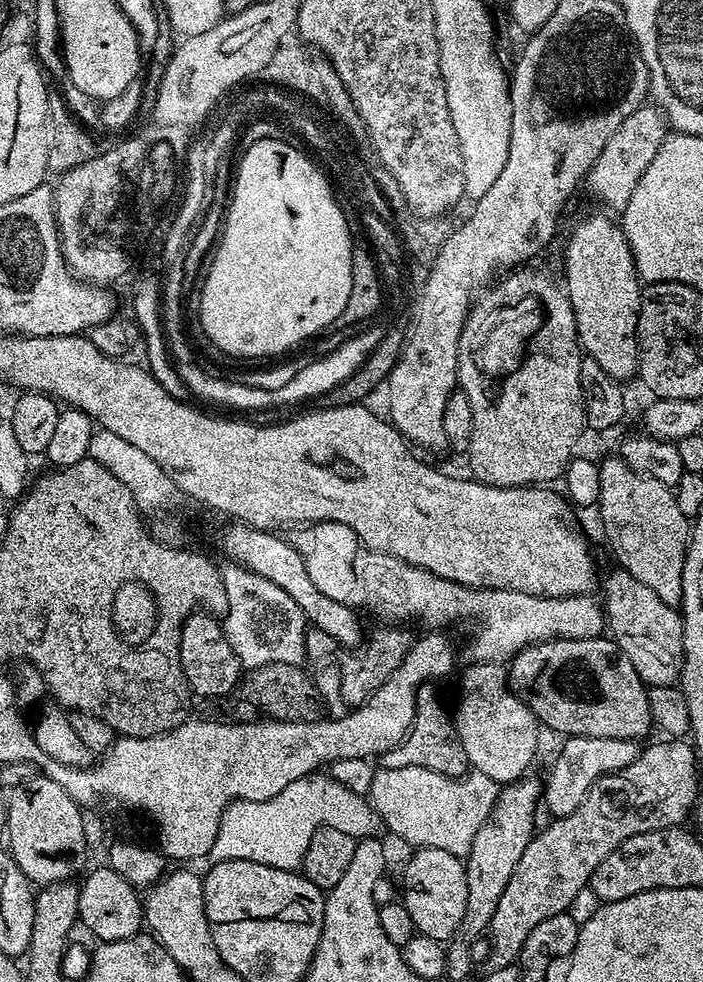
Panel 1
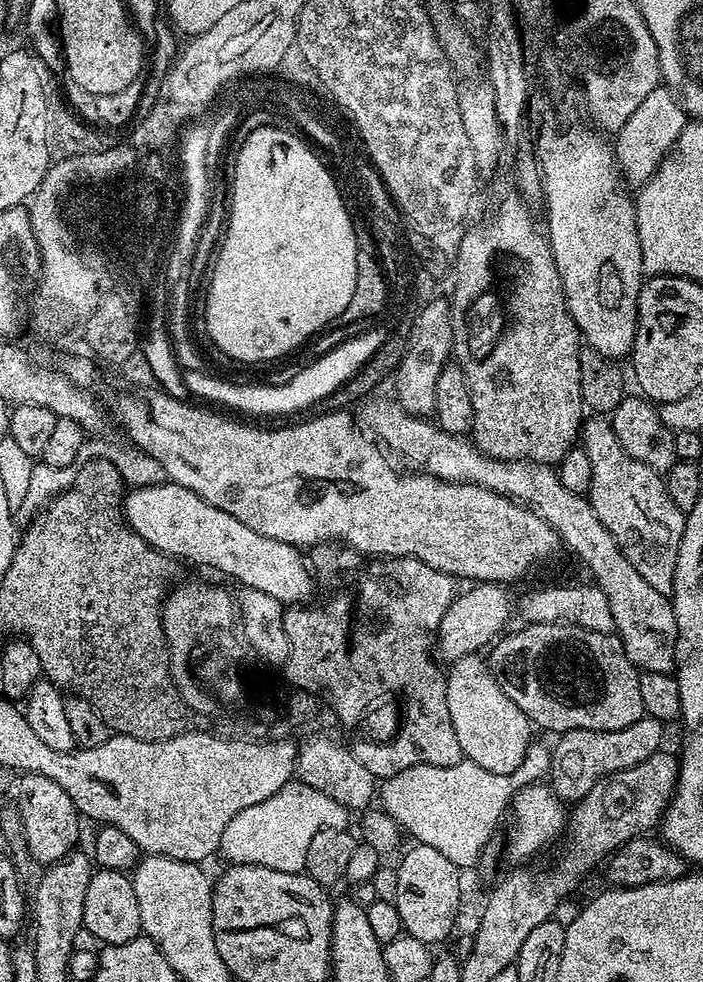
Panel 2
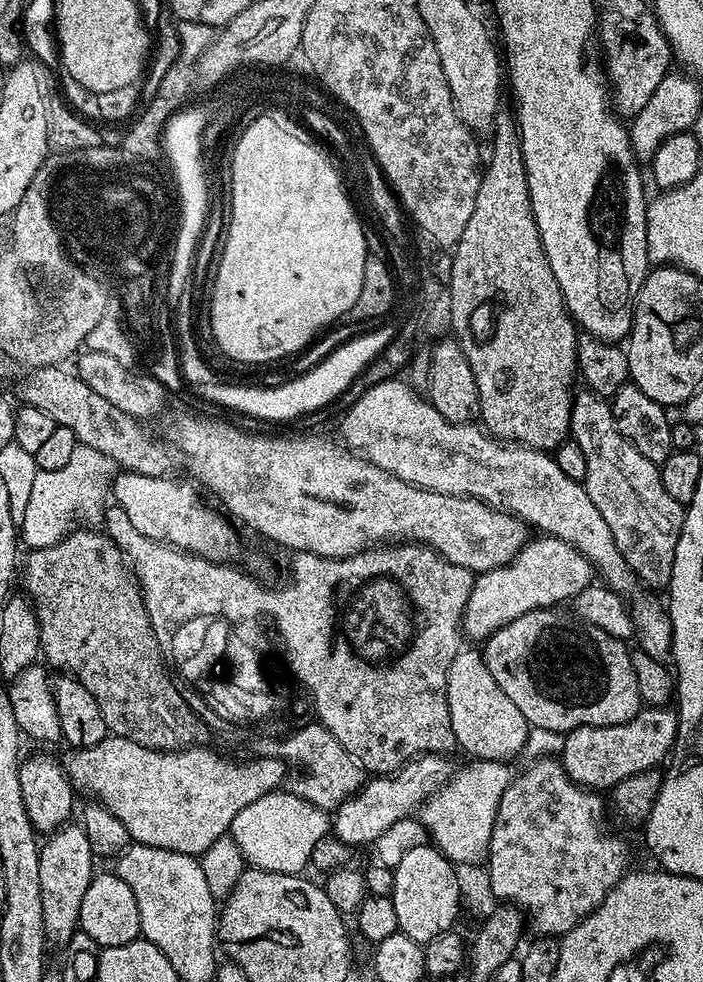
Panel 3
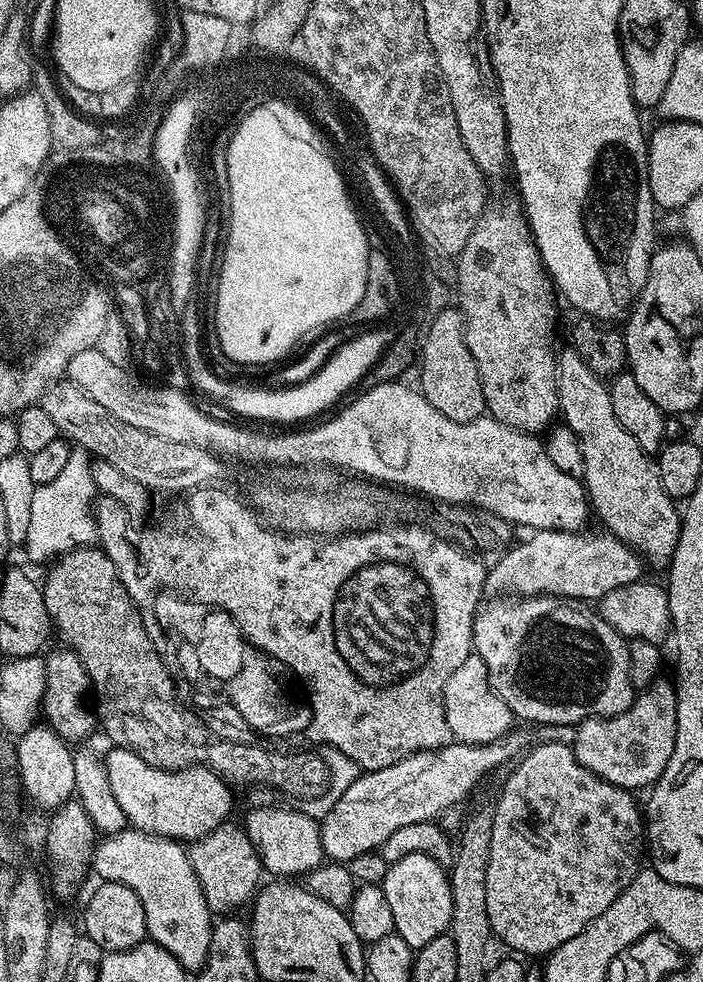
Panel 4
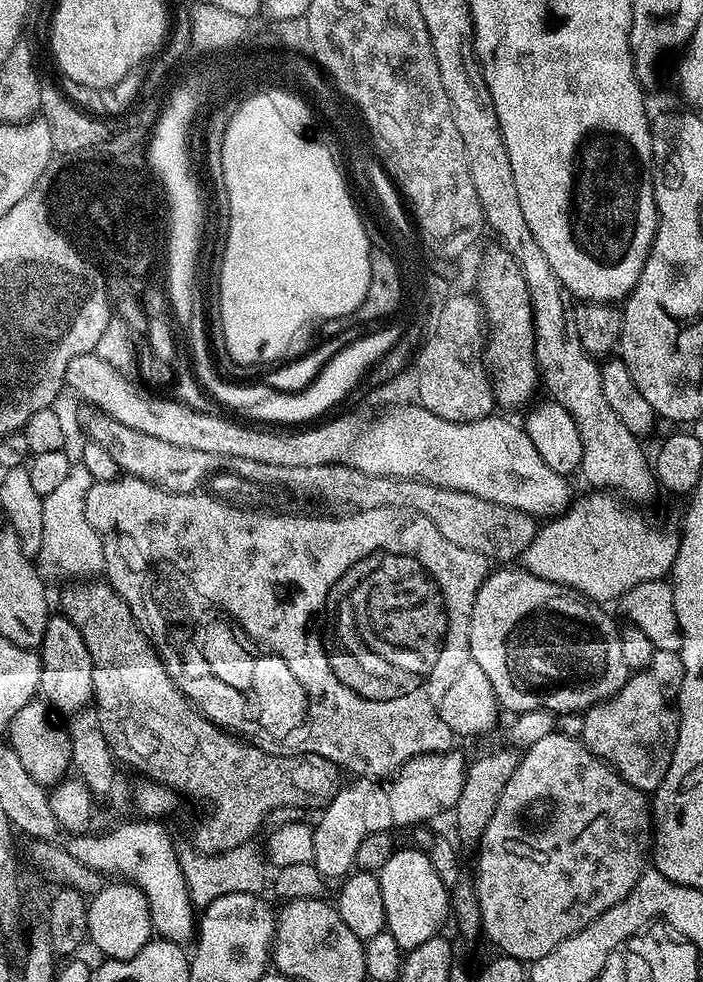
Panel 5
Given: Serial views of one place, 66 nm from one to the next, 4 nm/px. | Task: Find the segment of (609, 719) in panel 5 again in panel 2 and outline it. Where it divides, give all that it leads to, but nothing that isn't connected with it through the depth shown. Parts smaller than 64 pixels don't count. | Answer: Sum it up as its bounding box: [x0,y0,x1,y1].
[550,715,665,802]

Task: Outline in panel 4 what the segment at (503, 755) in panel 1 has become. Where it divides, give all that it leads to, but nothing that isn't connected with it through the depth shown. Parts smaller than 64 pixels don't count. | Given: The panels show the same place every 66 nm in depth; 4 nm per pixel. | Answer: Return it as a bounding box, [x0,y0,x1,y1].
[444,654,514,744]

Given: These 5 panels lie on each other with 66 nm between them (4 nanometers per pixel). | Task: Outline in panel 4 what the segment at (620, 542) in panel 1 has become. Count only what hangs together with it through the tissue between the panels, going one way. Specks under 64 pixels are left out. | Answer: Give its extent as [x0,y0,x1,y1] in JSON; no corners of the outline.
[556,347,681,569]

